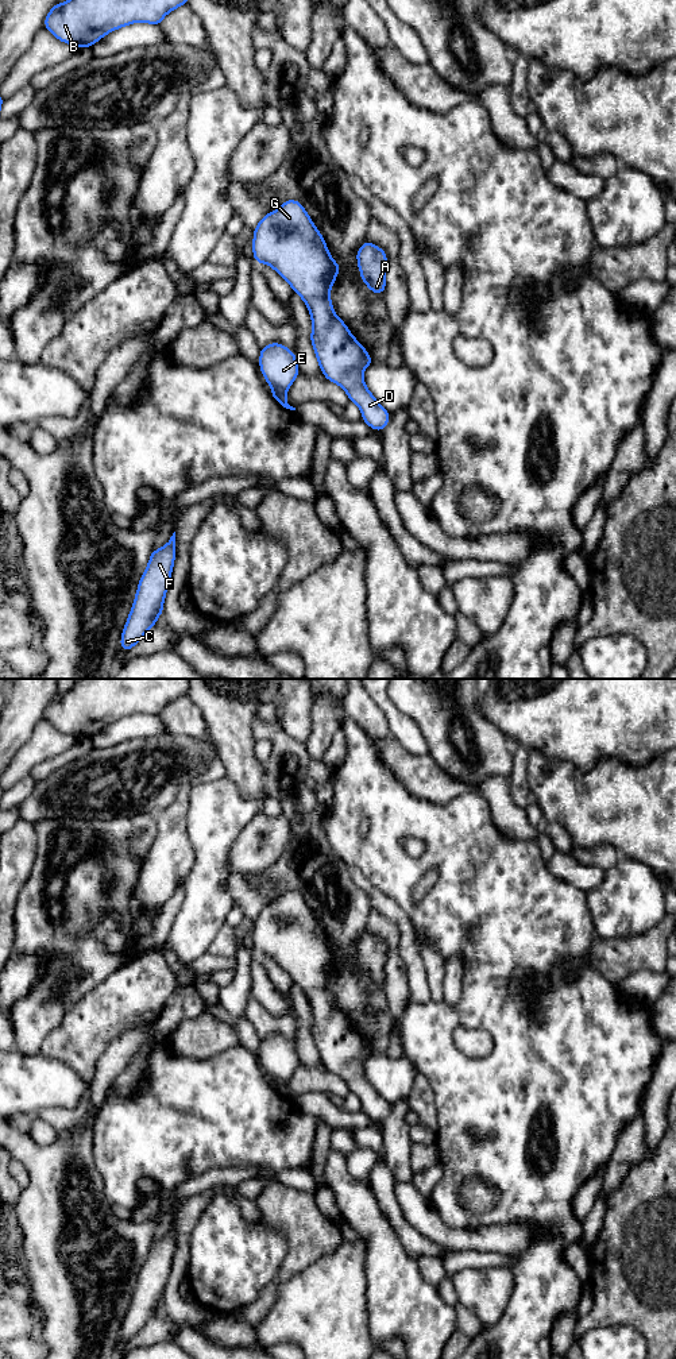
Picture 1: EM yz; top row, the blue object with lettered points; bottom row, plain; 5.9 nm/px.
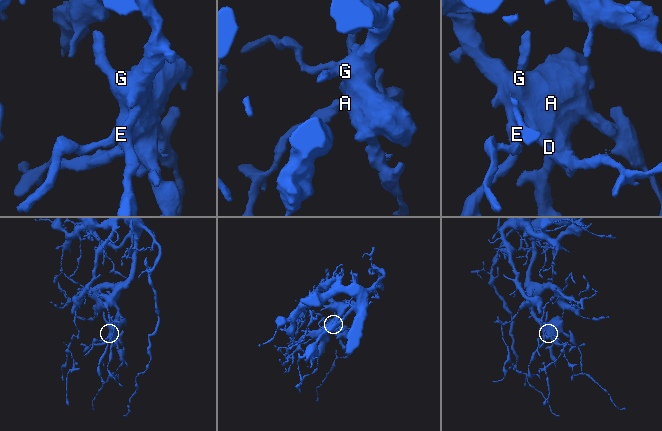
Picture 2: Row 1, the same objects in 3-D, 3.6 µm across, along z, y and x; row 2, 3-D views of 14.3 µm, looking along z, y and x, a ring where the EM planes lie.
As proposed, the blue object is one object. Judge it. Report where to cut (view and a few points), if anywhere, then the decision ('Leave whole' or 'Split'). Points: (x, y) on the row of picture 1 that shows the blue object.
No split. Leave whole

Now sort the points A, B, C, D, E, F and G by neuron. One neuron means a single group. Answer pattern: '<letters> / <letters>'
A B C D E F G

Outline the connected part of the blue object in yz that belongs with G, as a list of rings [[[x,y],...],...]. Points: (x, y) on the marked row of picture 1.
[[[286,200],[277,211],[260,219],[254,228],[252,252],[255,263],[273,267],[306,304],[312,317],[310,341],[325,379],[345,390],[349,401],[360,408],[362,420],[371,429],[383,432],[391,414],[371,394],[363,379],[364,368],[374,364],[372,358],[336,316],[329,298],[340,265],[331,258],[321,232],[298,200]]]

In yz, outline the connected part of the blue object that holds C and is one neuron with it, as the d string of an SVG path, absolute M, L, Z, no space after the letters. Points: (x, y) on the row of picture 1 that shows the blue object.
M175 532L159 549L152 549L148 564L139 579L132 609L123 628L120 649L134 648L155 626L163 613L163 602L175 560Z

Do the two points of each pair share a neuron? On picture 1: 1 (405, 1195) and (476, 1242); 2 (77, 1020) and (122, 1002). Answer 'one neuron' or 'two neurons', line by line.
1: one neuron
2: one neuron

